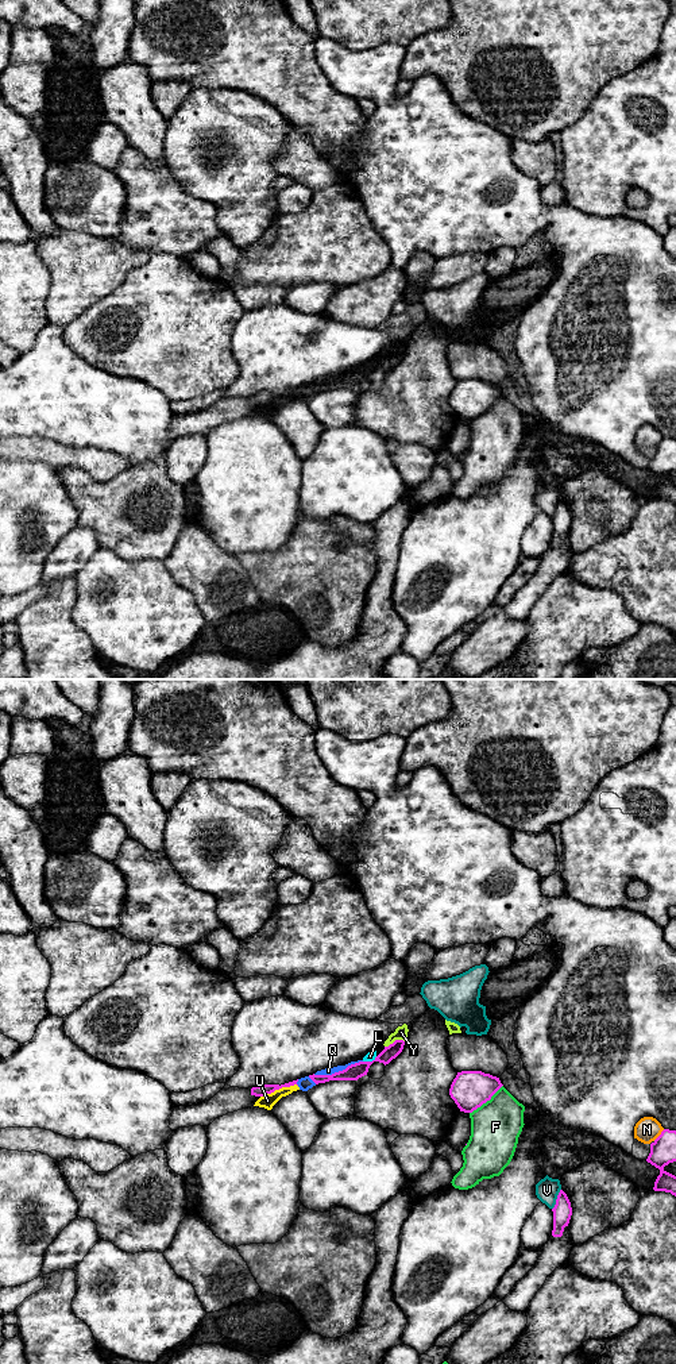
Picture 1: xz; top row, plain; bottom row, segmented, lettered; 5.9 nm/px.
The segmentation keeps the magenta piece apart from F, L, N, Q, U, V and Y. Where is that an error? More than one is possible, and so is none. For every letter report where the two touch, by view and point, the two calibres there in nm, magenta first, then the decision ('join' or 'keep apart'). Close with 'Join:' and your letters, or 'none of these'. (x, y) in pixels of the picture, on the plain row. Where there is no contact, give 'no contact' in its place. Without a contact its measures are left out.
F: xz (486, 409) | 220/300 nm | keep apart
L: xz (370, 370) | 100/60 nm | keep apart
N: xz (660, 443) | 160/150 nm | keep apart
Q: xz (339, 380) | 100/50 nm | keep apart
U: xz (278, 397) | 70/80 nm | keep apart
V: xz (556, 508) | 110/140 nm | keep apart
Y: xz (394, 350) | 90/80 nm | keep apart
Join: none of these

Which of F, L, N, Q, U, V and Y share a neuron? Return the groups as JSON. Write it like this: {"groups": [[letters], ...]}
{"groups": [["F"], ["L", "Q", "U", "Y"], ["N"], ["V"]]}

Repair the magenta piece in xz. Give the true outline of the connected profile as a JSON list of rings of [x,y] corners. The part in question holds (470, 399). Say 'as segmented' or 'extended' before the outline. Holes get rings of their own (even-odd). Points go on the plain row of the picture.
as segmented | [[[461,379],[453,388],[449,404],[464,421],[472,421],[502,396],[499,386],[482,379]]]

